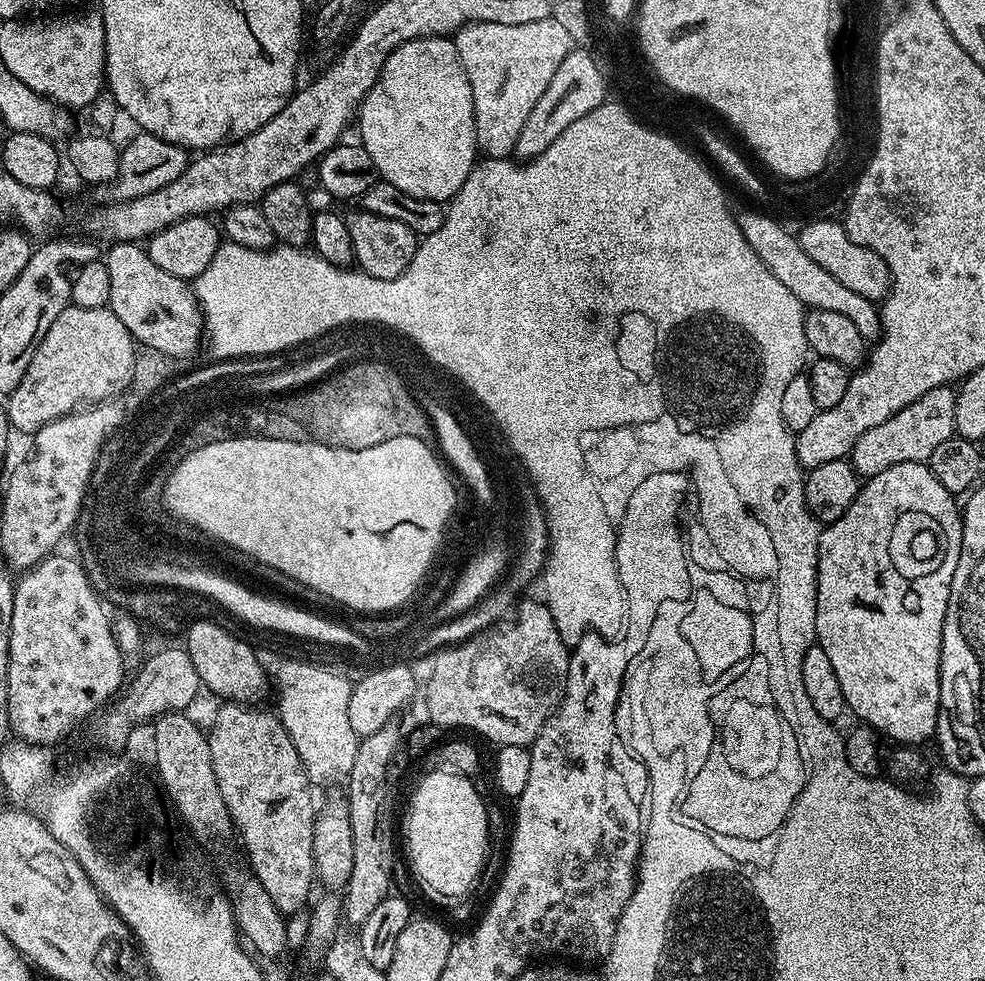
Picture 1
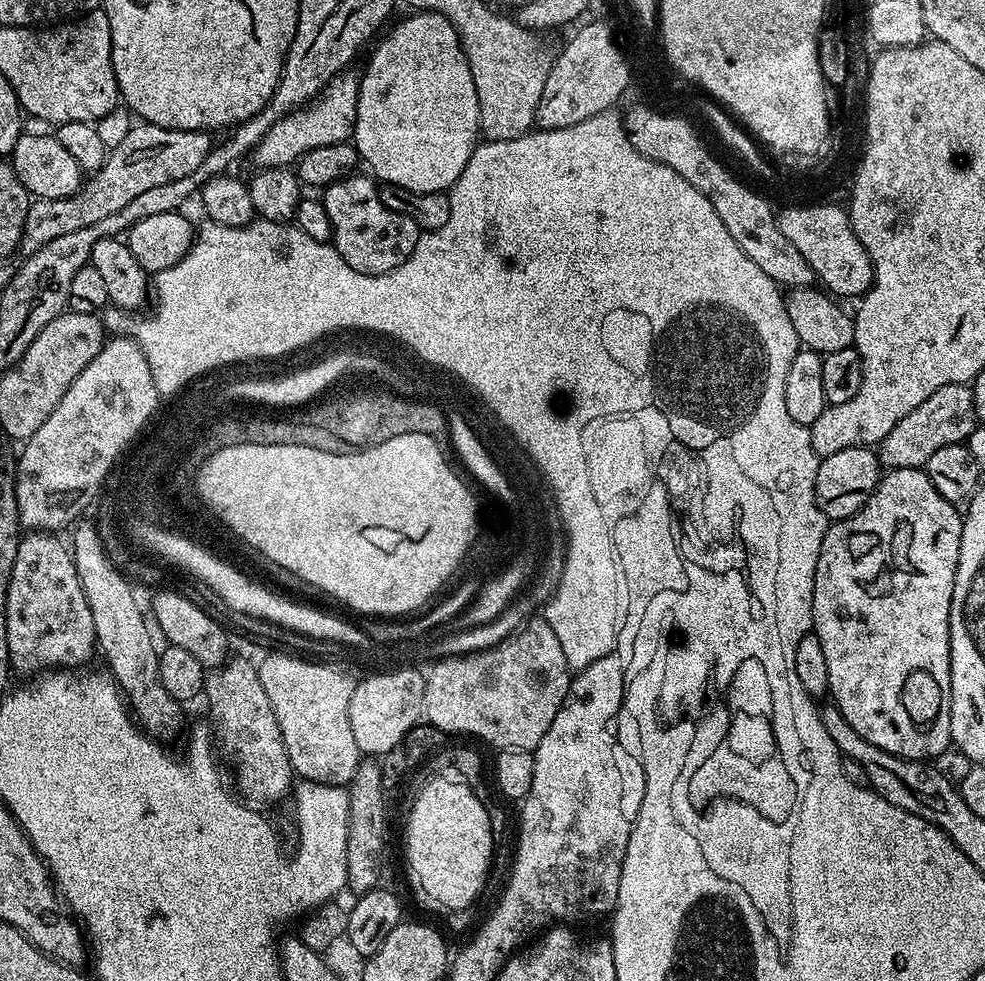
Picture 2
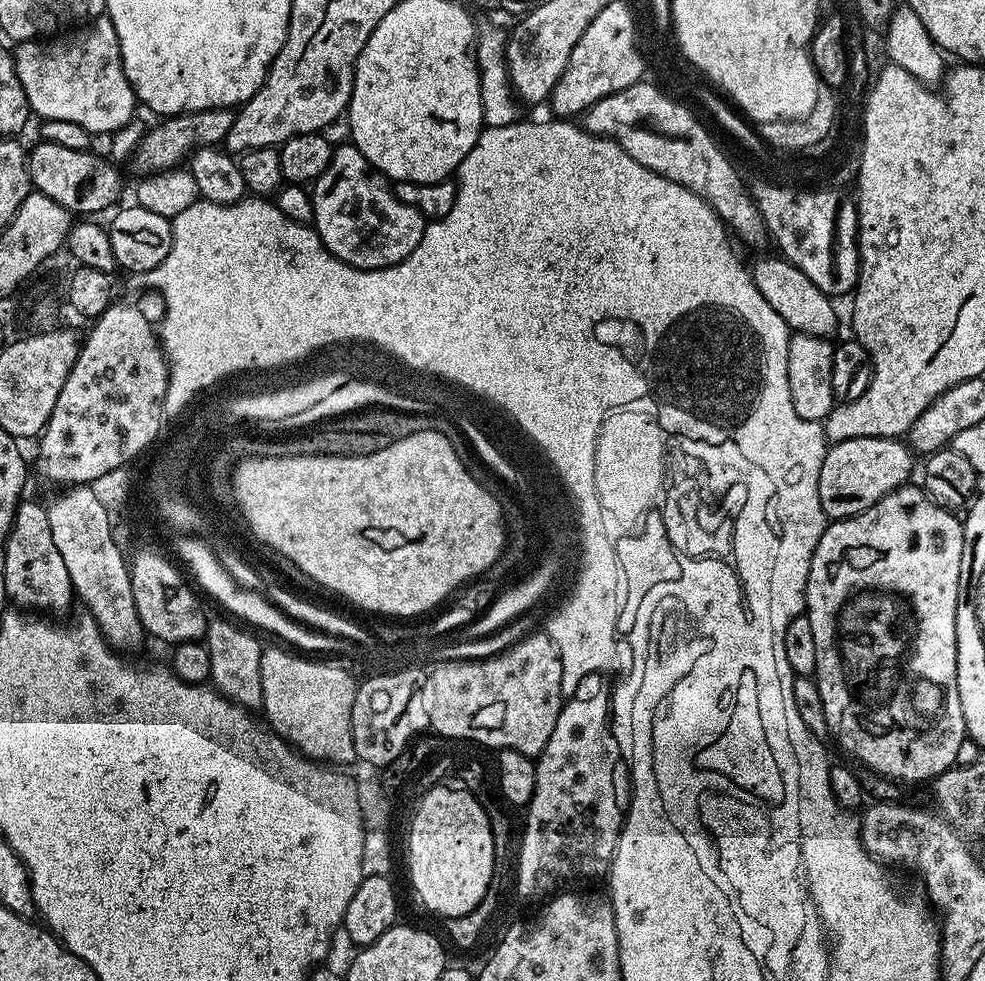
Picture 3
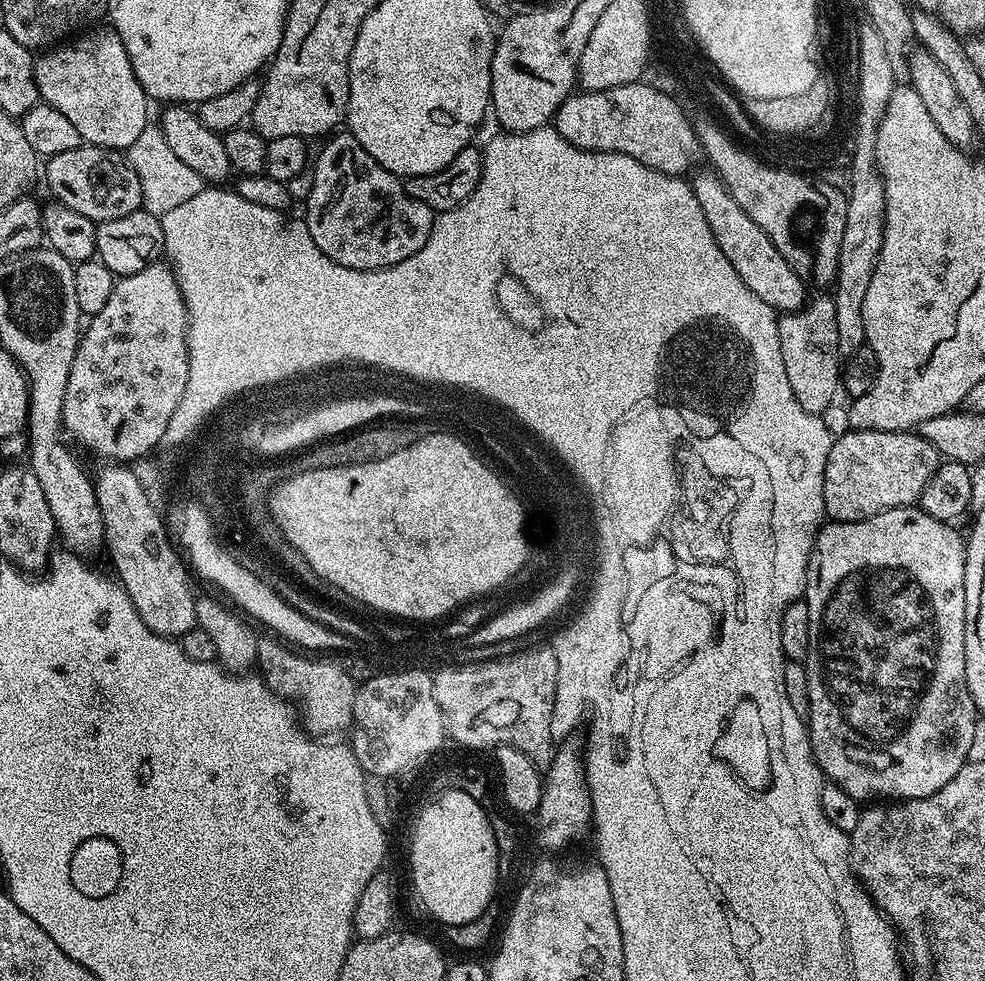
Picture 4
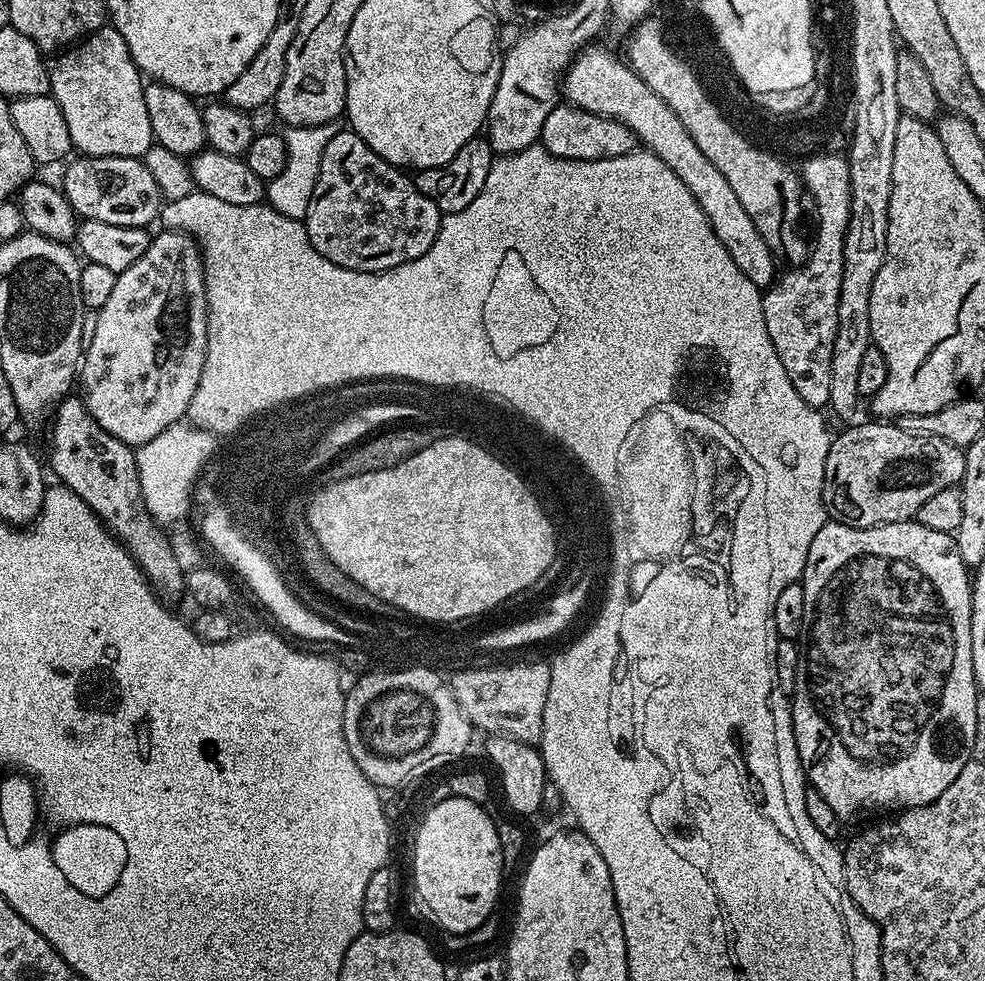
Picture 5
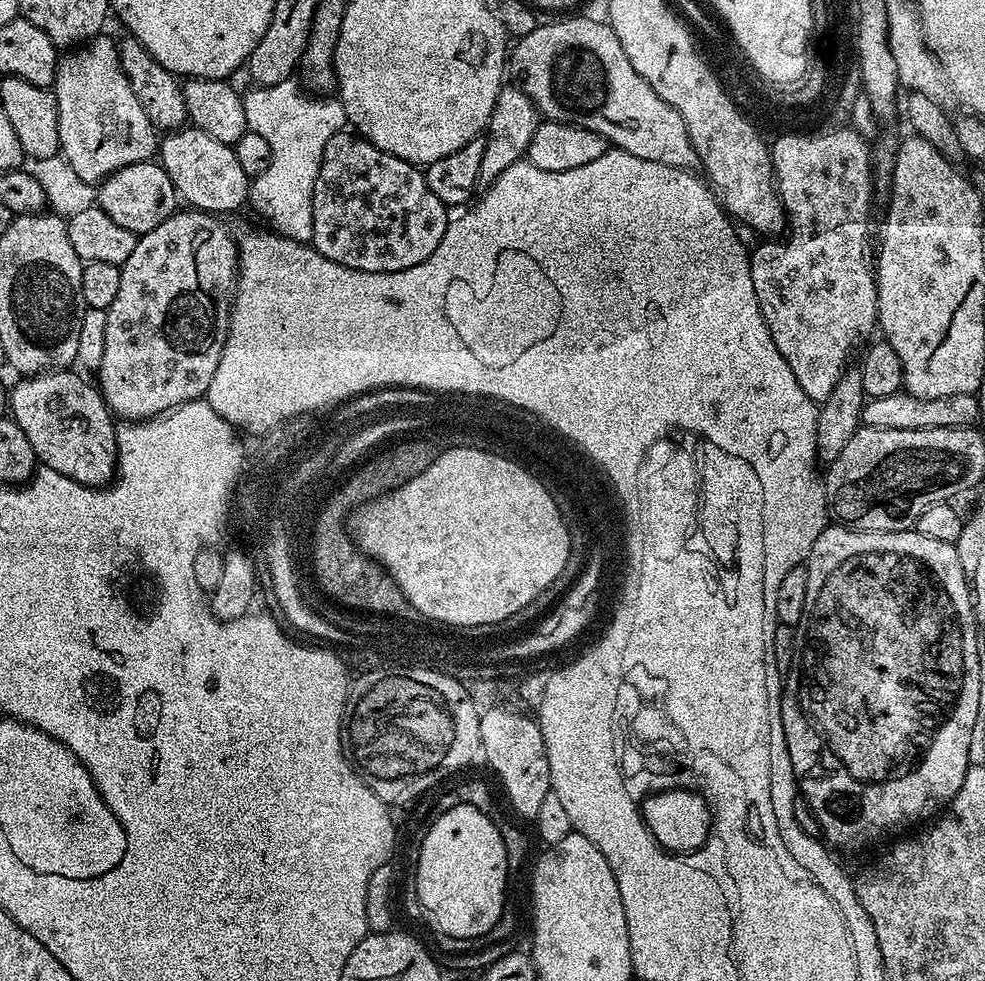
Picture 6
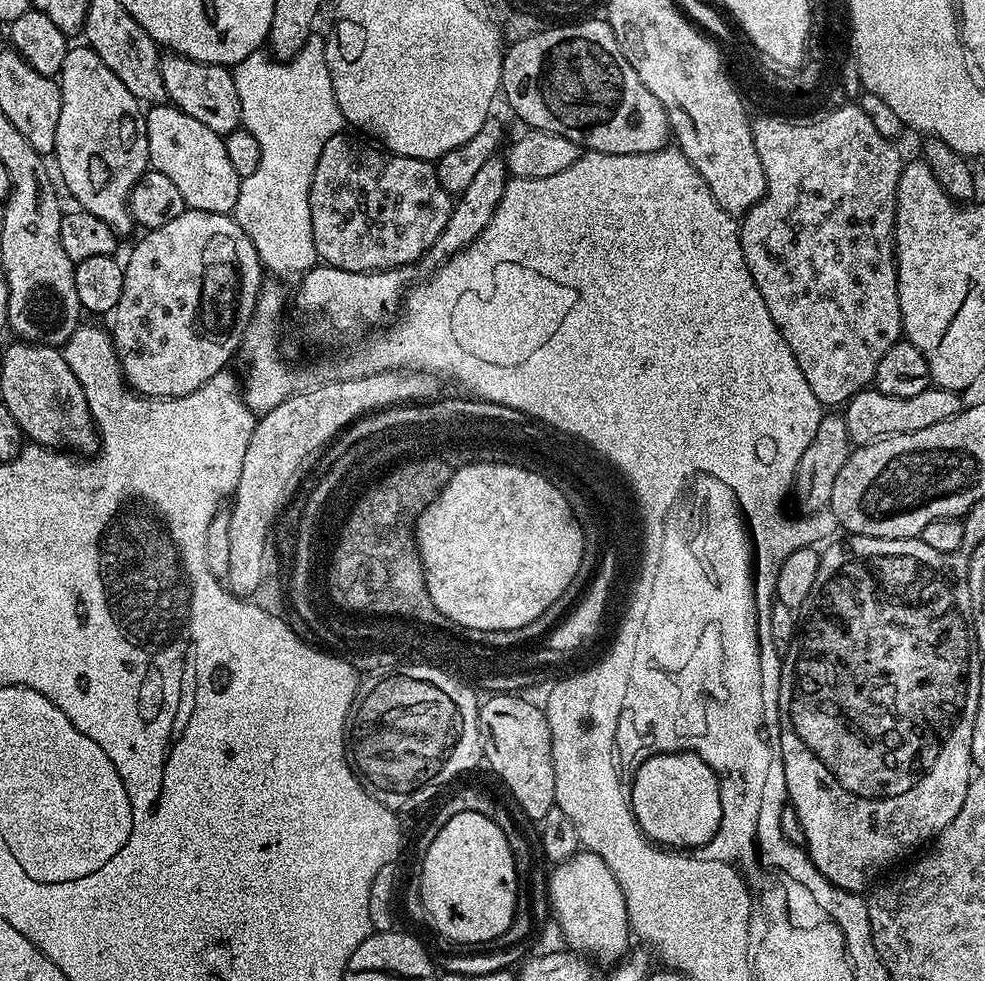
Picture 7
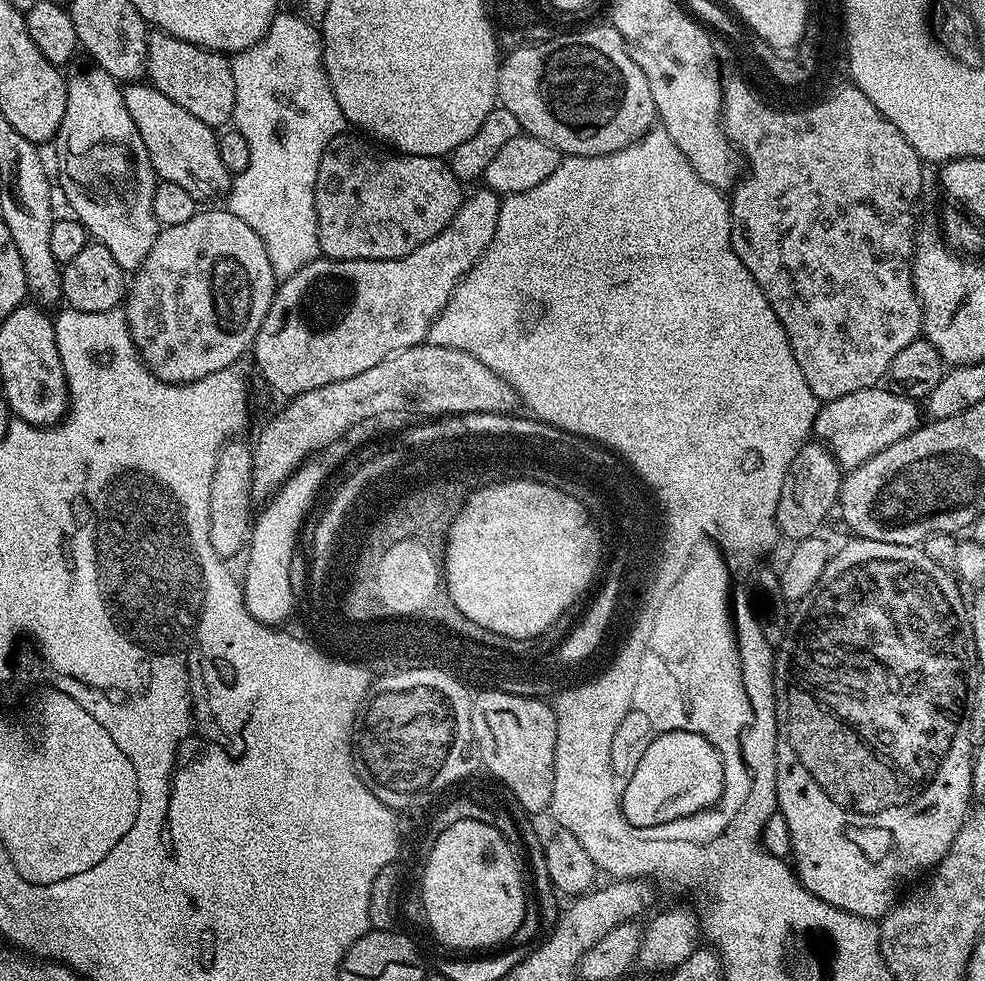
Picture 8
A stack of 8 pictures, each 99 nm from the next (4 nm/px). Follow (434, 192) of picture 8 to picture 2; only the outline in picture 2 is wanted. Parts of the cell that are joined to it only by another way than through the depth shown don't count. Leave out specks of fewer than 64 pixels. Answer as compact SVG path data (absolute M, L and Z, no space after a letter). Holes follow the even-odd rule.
M360 175L343 176L338 182L329 184L323 189L322 199L326 214L330 214L332 247L342 254L344 261L354 270L377 276L402 266L402 262L414 254L414 246L422 229L412 216L398 214L398 210L384 206L380 201L377 181L371 175Z

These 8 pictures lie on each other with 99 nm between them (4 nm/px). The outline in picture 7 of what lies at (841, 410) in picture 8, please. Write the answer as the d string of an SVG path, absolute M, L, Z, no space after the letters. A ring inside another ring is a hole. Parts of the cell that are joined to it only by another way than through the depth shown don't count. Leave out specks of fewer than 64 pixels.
M929 386L922 394L914 394L914 398L890 398L890 394L882 394L875 390L857 392L848 401L842 415L846 422L846 430L850 434L853 445L869 444L882 436L910 434L918 430L926 430L926 426L934 426L938 422L946 422L946 418L954 418L966 407L965 397L954 390Z

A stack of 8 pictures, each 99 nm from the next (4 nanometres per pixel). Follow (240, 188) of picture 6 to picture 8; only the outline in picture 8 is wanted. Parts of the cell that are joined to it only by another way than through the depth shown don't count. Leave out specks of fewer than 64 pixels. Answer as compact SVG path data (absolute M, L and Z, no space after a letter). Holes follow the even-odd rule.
M128 82L123 85L126 110L130 110L130 118L138 126L138 134L142 134L142 142L146 146L146 154L150 154L152 169L157 177L166 182L174 182L174 186L182 186L186 194L190 194L198 202L204 202L211 196L227 193L230 185L230 173L222 166L222 158L218 154L217 133L206 122L198 122L190 110L182 110L166 94L162 94L148 82Z

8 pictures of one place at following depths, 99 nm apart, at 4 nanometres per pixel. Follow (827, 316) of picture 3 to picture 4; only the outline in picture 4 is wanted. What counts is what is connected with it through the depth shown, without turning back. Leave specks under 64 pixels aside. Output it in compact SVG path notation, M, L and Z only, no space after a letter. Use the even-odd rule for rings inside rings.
M709 174L700 185L695 185L694 191L698 206L702 206L702 218L706 218L706 226L710 226L714 242L718 242L718 250L722 250L722 254L726 254L726 262L738 270L738 278L742 278L742 282L746 282L746 286L750 286L750 290L758 294L766 306L776 309L777 313L796 312L804 307L804 279L790 267L786 258L782 258L774 242L770 242L768 235L748 217L746 210L734 202L720 177Z

